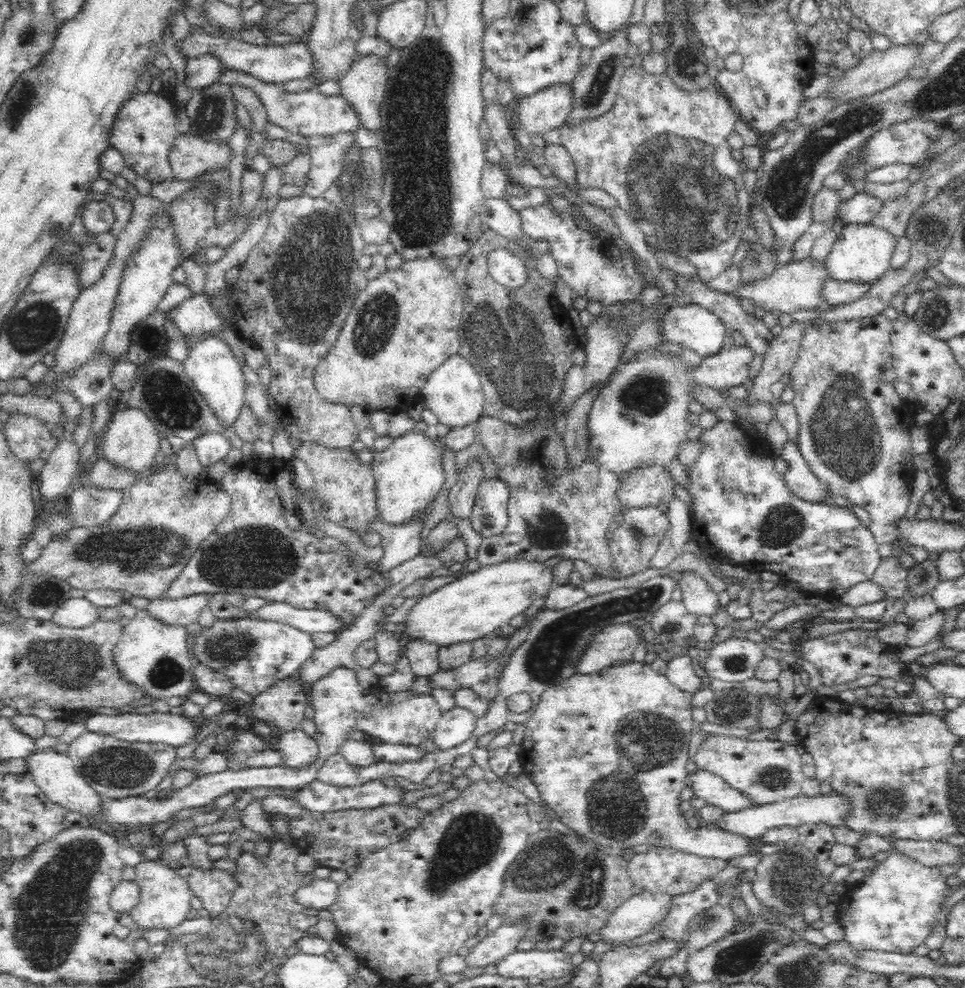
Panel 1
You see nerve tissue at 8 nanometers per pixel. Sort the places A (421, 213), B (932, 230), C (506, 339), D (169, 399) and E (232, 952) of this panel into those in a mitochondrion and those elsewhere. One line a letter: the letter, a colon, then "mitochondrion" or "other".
A: mitochondrion
B: mitochondrion
C: mitochondrion
D: mitochondrion
E: mitochondrion

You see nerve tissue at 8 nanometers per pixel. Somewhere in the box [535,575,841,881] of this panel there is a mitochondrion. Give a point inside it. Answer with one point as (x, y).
(647, 740)

